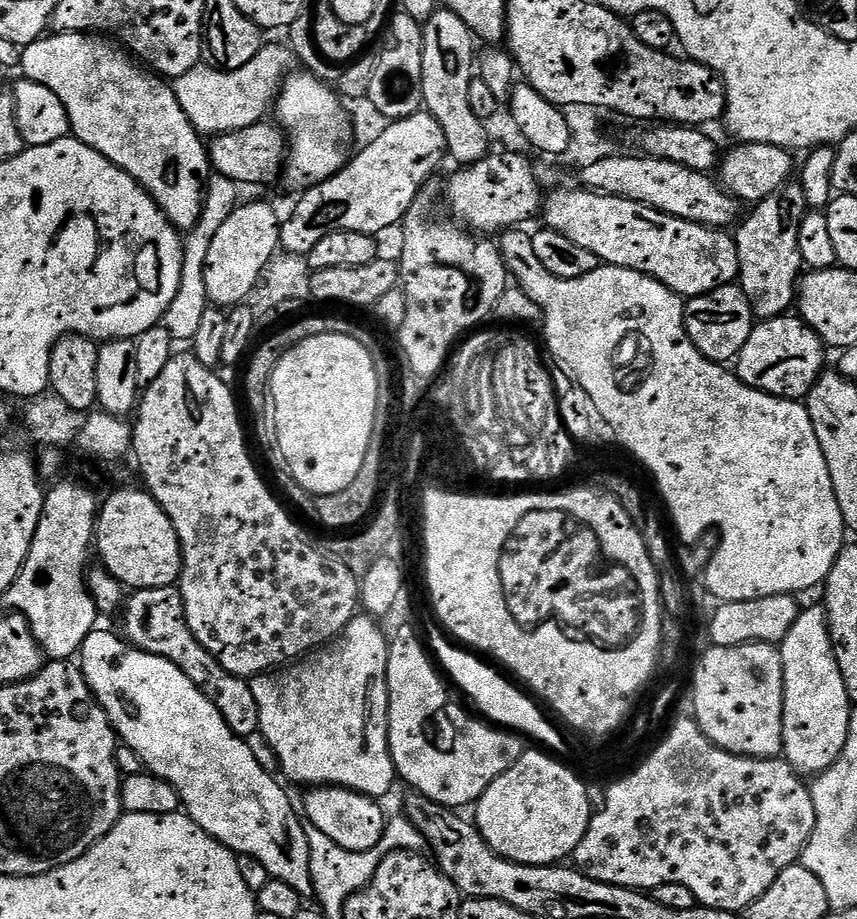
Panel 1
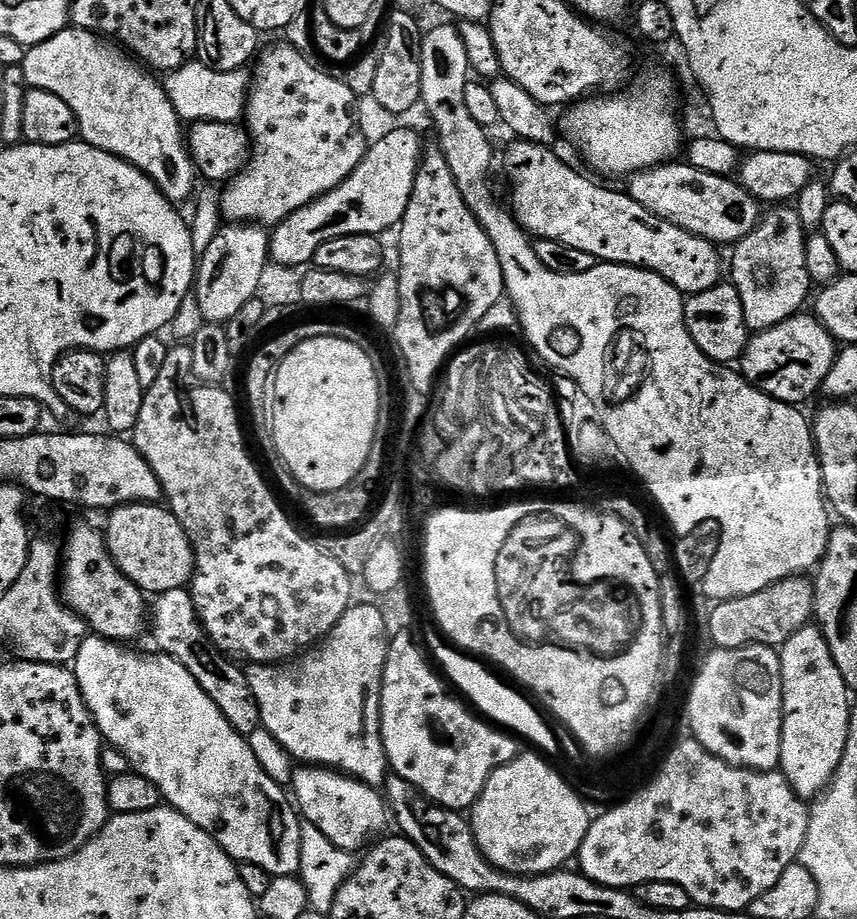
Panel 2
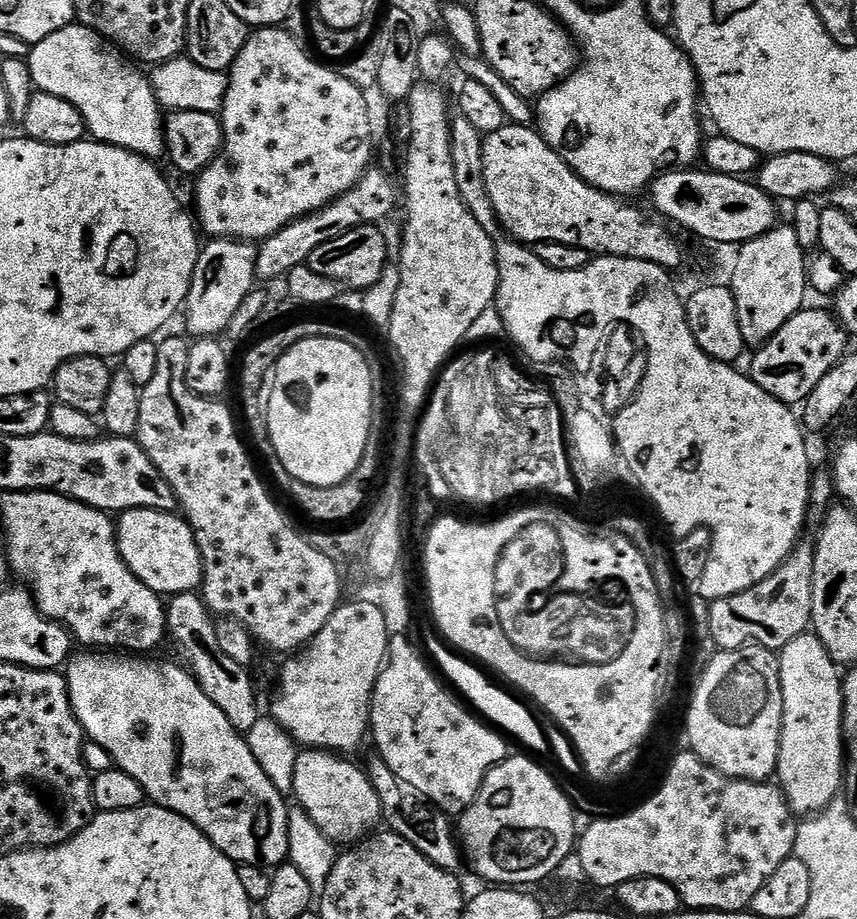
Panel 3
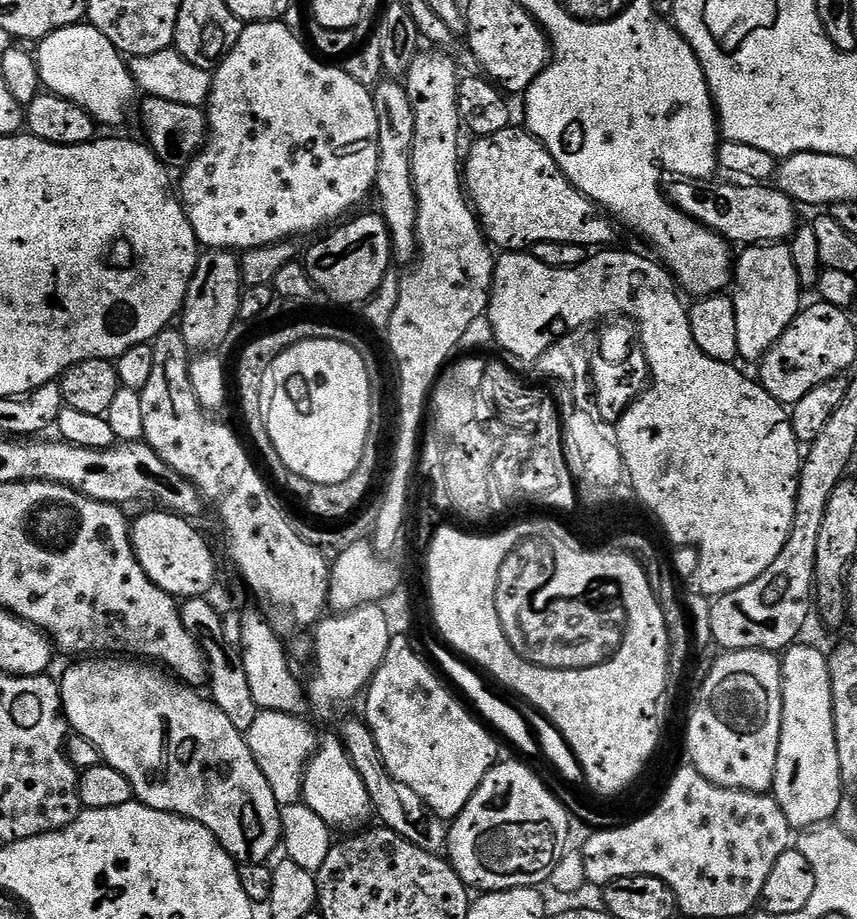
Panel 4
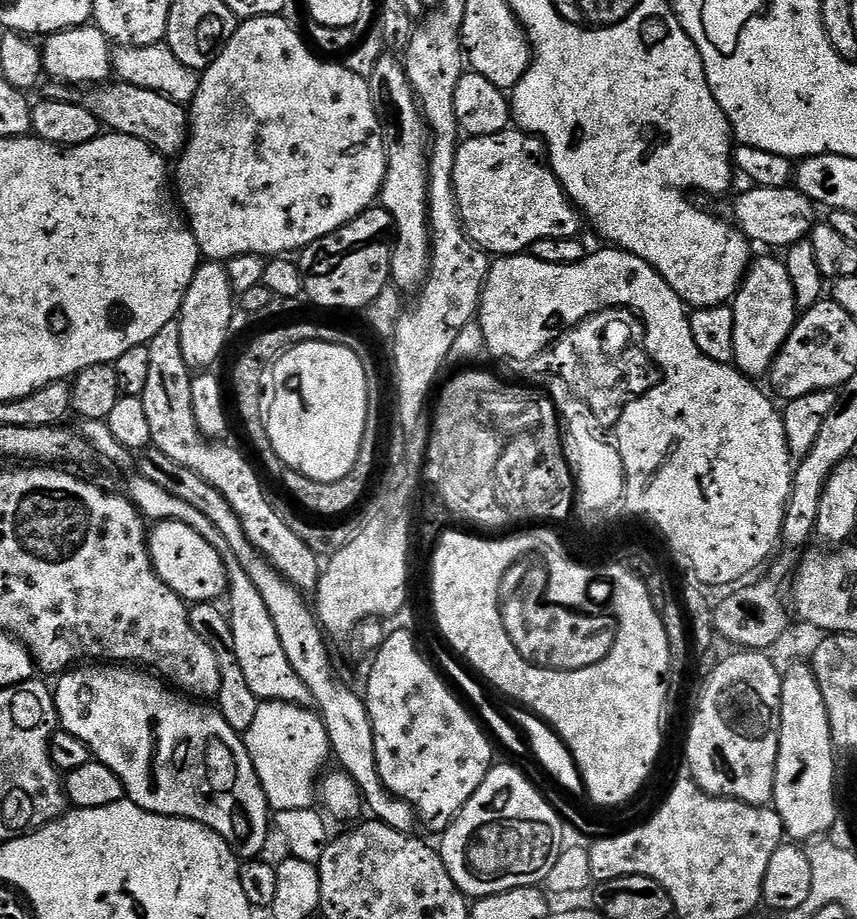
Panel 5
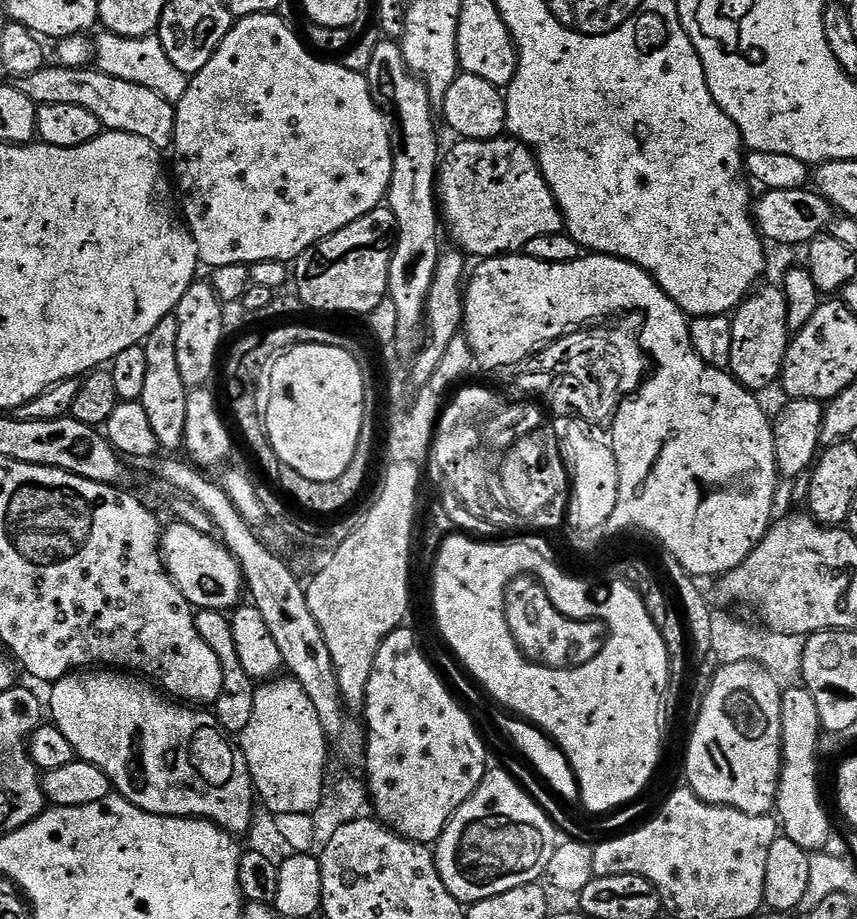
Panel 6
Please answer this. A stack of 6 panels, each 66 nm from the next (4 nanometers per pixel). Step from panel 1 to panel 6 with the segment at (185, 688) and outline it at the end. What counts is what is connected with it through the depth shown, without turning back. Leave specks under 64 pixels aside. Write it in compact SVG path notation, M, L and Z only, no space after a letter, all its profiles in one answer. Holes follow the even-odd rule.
M77 670L55 681L51 685L51 688L52 697L46 700L47 707L48 704L52 707L51 723L55 724L58 730L62 730L62 734L66 734L66 739L70 741L70 746L74 746L77 757L90 762L94 766L98 766L98 770L102 770L110 778L113 789L119 795L127 798L131 804L138 806L142 810L146 810L150 814L158 814L159 816L209 820L212 824L218 825L219 828L224 829L229 834L244 832L251 826L252 800L254 804L252 775L246 766L246 758L234 743L233 737L224 731L223 726L217 722L215 715L211 711L197 710L195 707L185 706L180 702L173 702L171 699L161 695L151 683L145 682L135 675L125 674L120 670Z

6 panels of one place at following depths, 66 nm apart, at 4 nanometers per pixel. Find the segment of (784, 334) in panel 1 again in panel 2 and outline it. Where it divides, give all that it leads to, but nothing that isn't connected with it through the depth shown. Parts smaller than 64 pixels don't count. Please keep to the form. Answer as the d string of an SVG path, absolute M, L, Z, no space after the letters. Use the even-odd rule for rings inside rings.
M804 315L791 316L789 320L774 326L770 330L755 333L749 339L748 345L744 348L744 354L738 361L739 371L749 384L753 384L766 395L793 406L803 405L803 400L810 399L815 392L819 393L823 389L824 379L826 374L830 374L830 366L834 366L838 351L838 342L826 330L824 323L817 320L815 315Z

